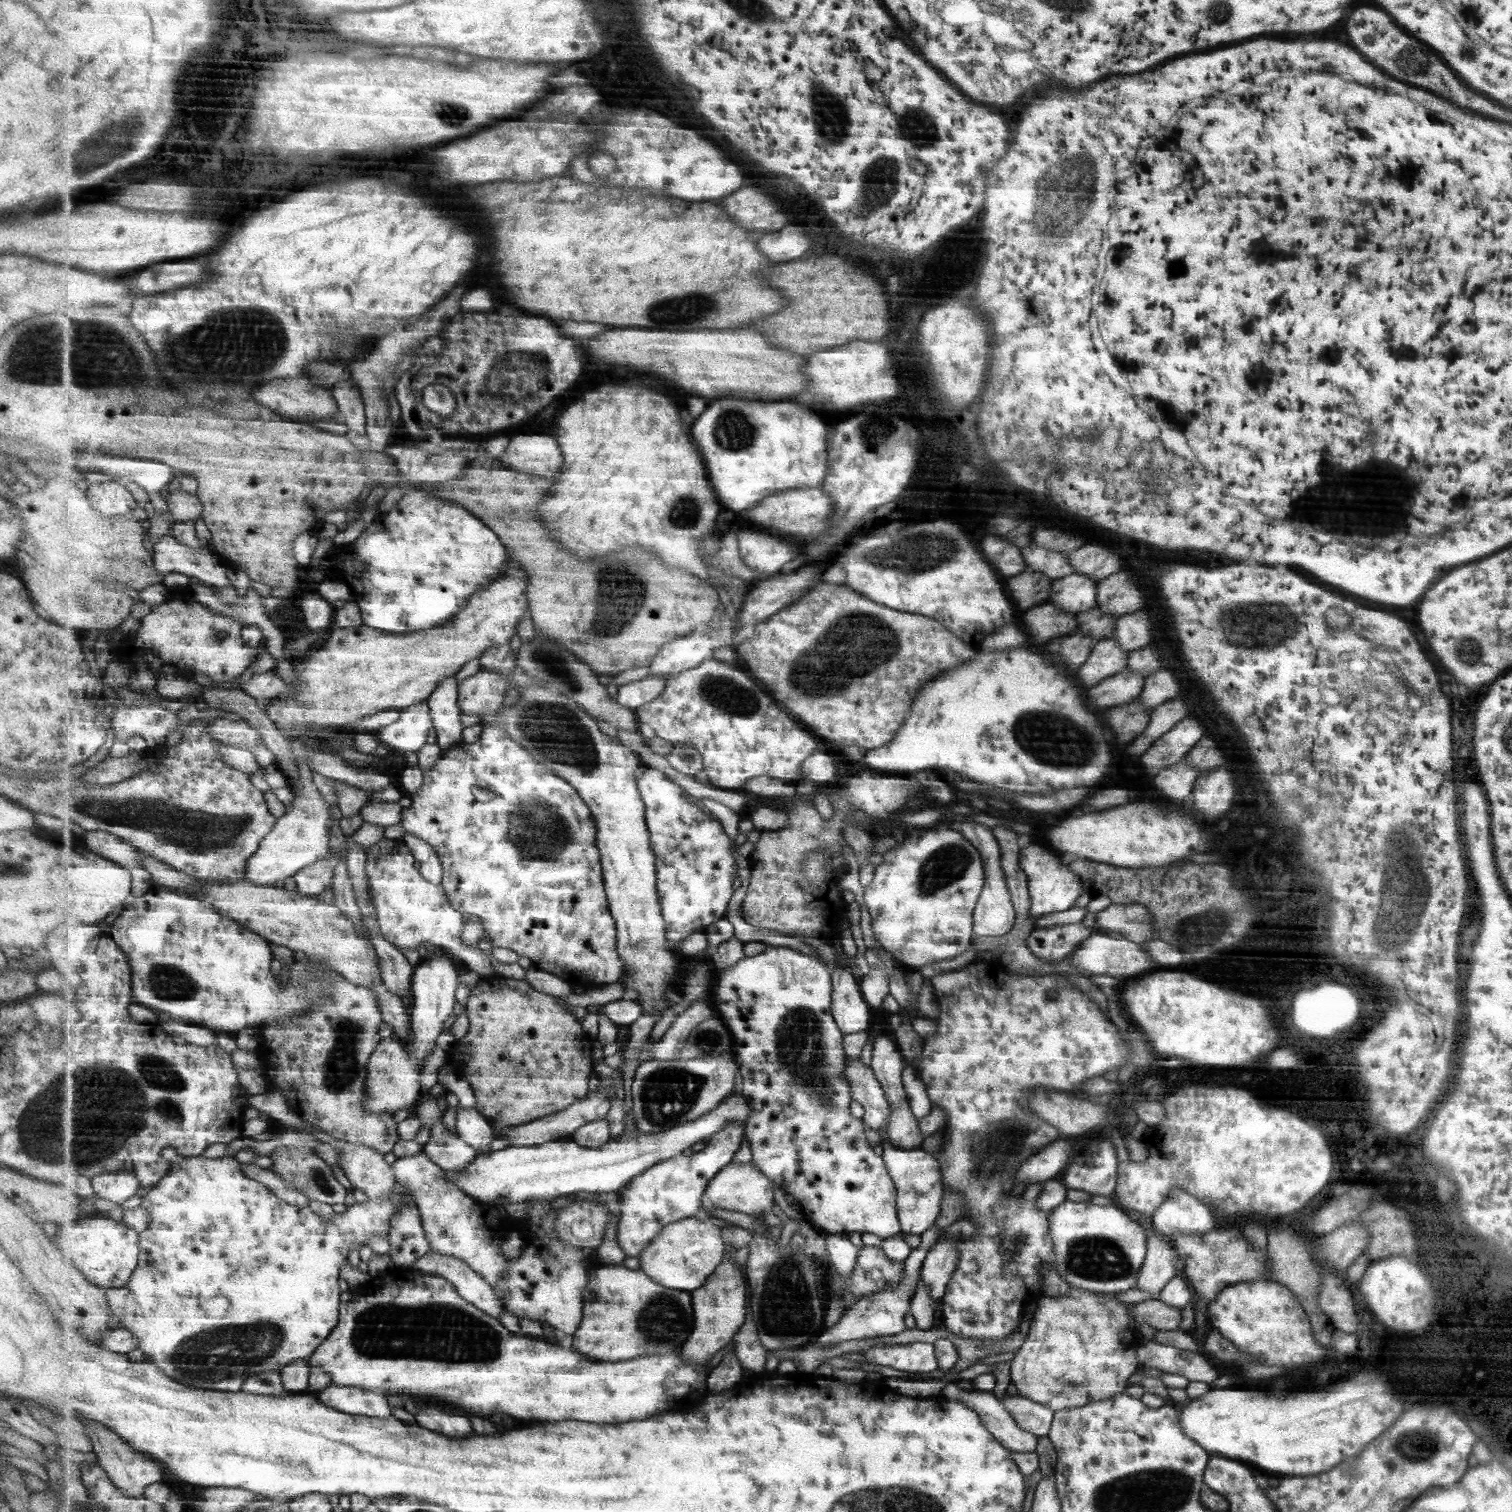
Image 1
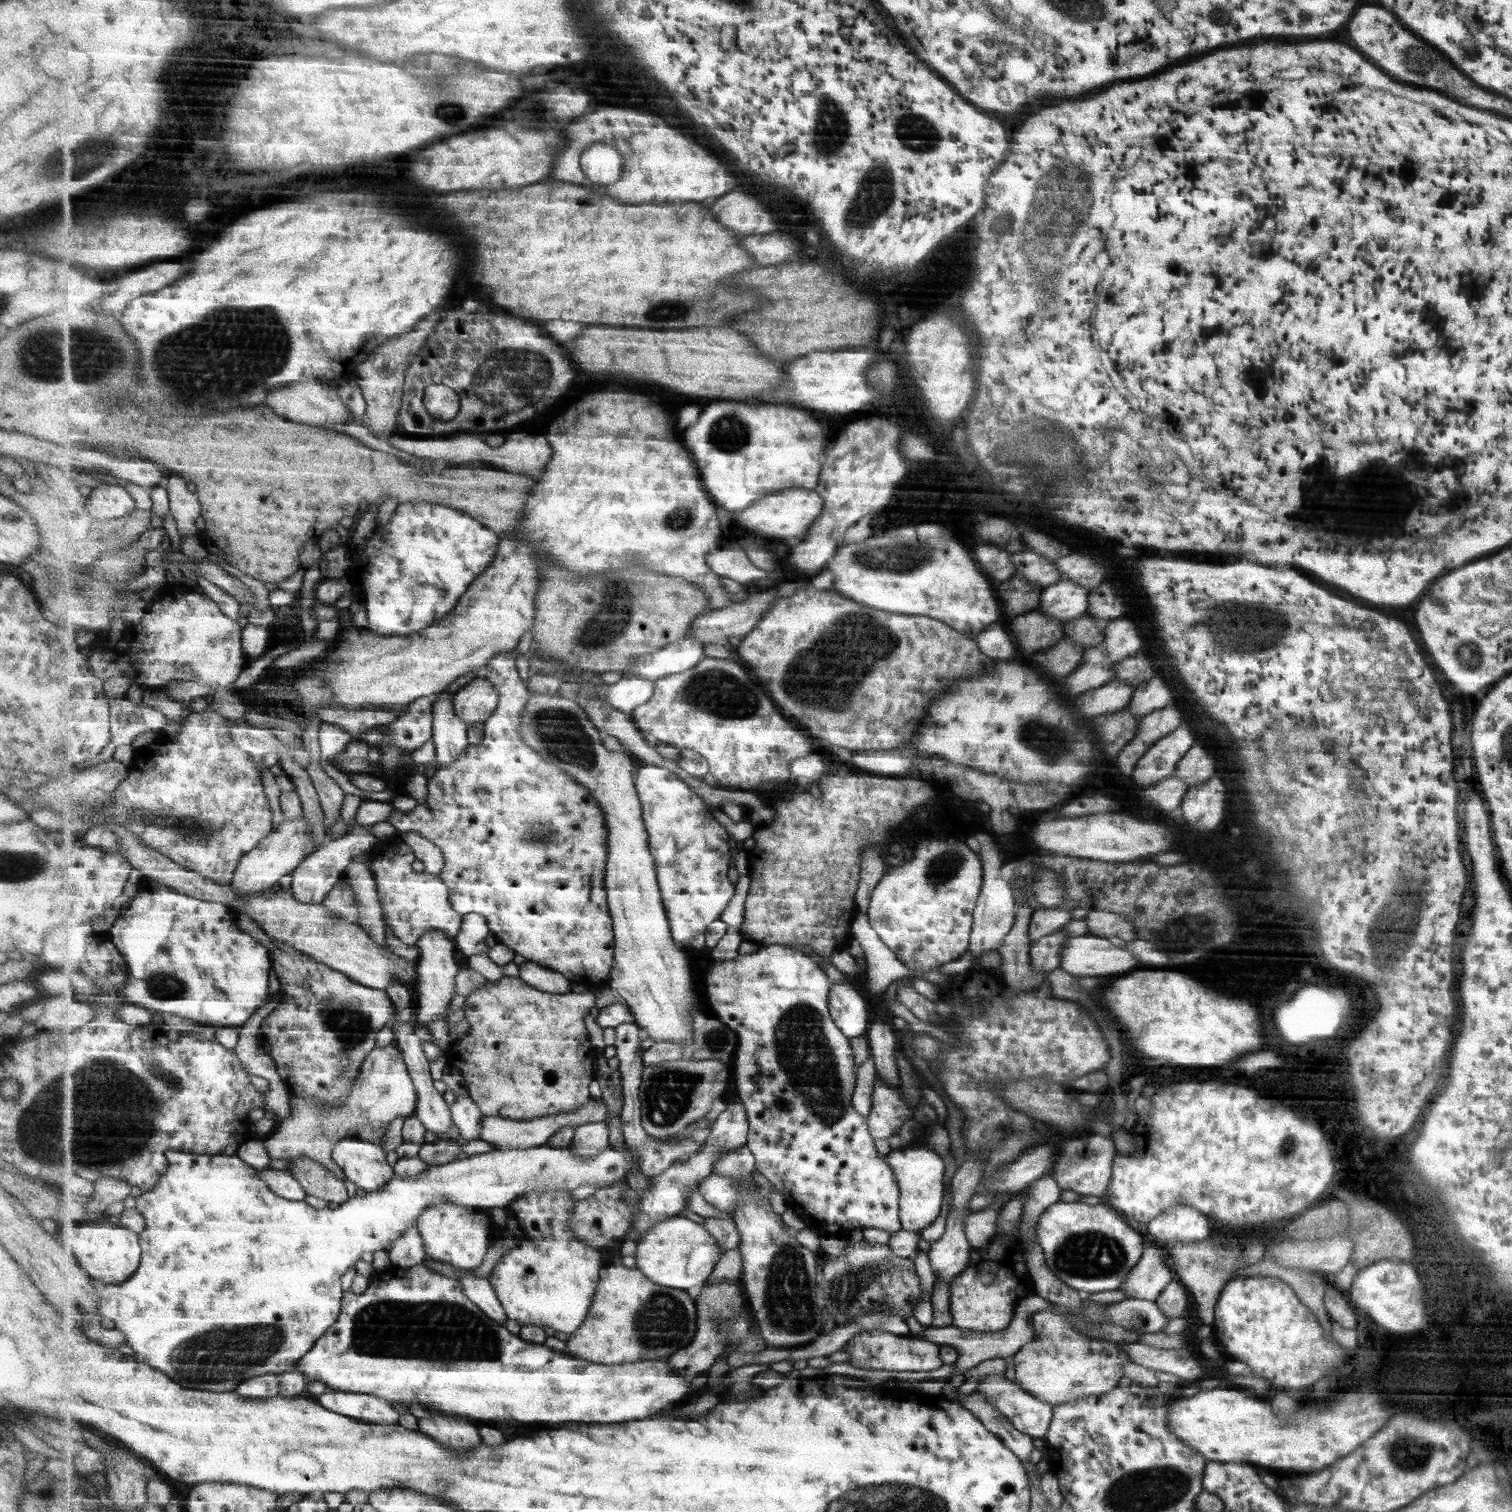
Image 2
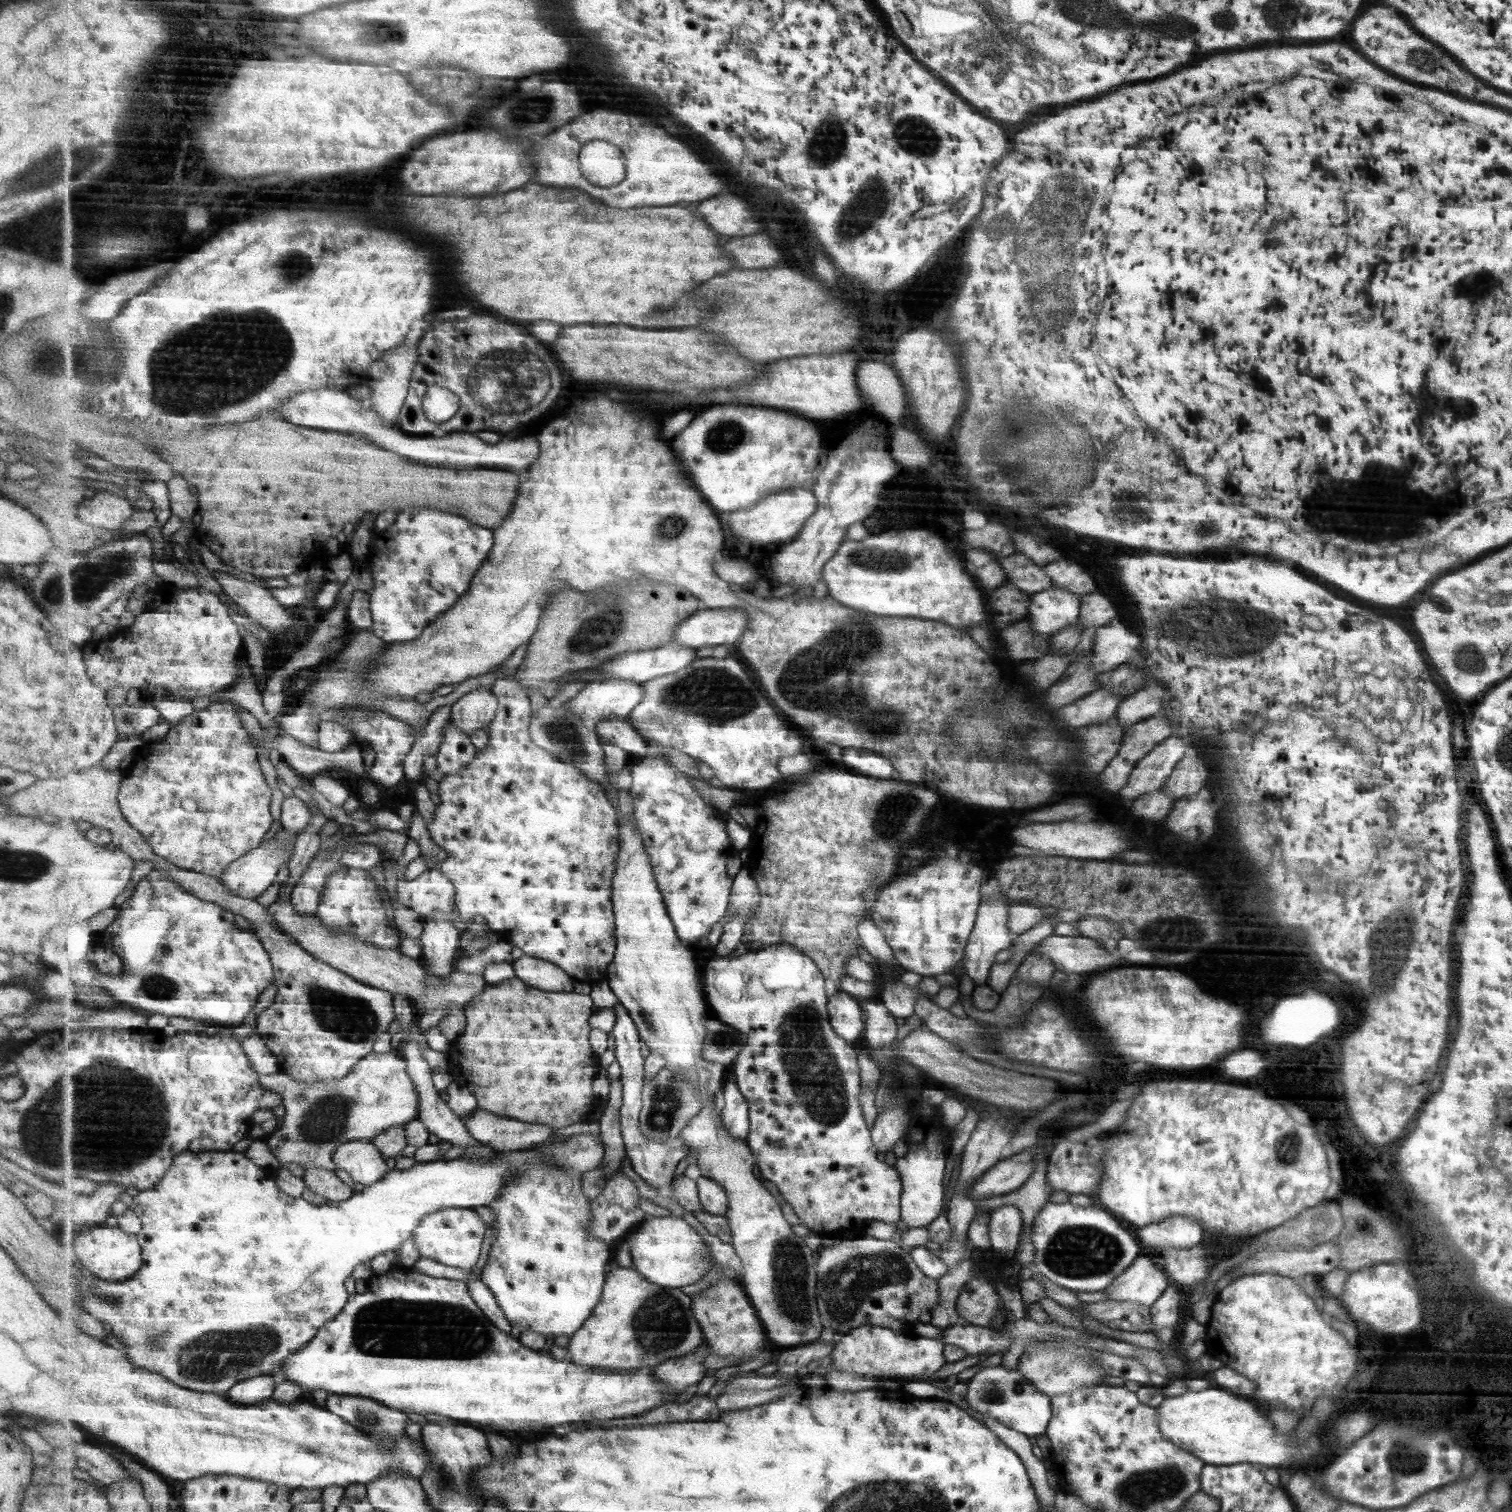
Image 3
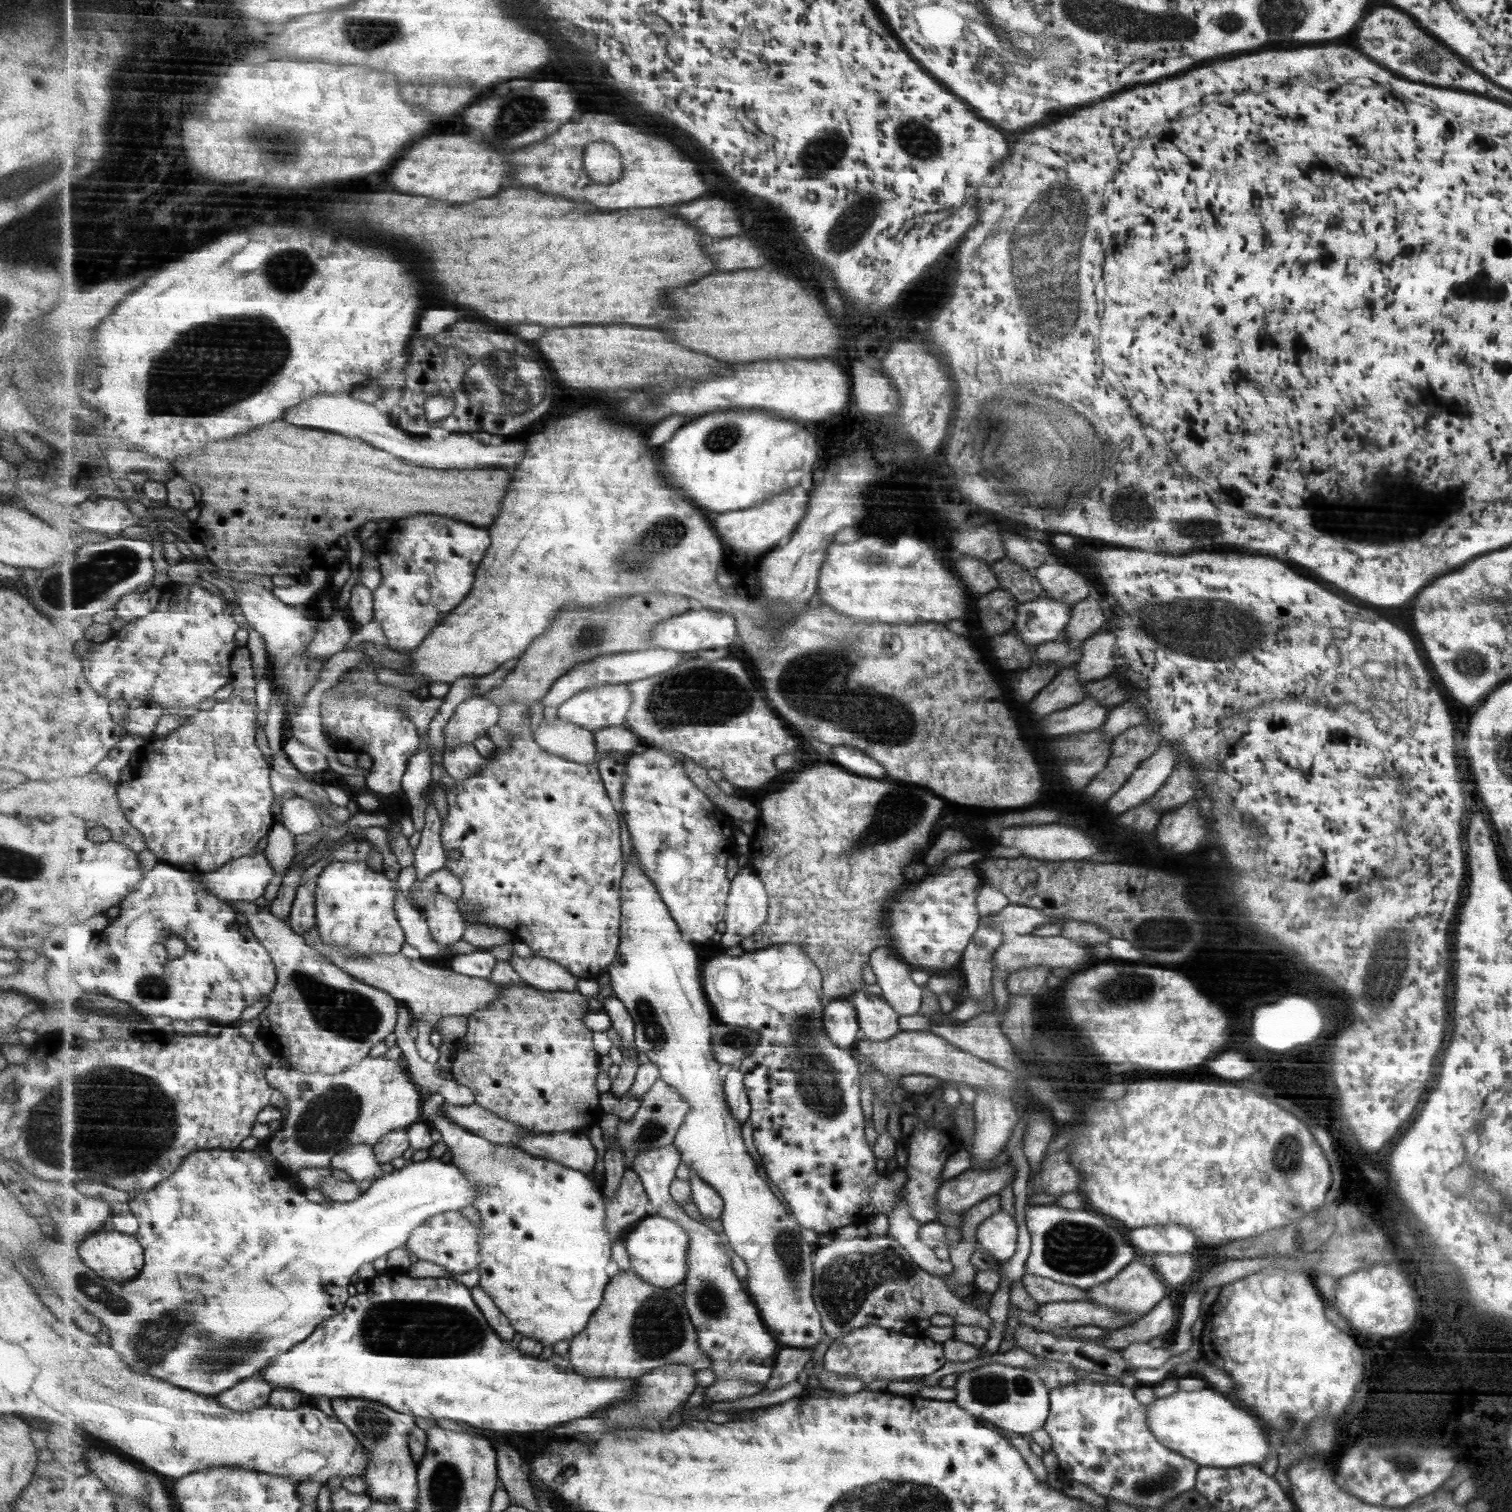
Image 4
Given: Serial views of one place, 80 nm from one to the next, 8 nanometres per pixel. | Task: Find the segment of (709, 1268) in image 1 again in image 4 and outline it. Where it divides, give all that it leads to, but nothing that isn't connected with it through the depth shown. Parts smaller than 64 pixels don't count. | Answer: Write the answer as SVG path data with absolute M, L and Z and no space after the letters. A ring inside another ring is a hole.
M650 1214L627 1232L626 1245L632 1270L645 1282L657 1288L673 1288L686 1281L688 1268L689 1235L681 1224L665 1216Z

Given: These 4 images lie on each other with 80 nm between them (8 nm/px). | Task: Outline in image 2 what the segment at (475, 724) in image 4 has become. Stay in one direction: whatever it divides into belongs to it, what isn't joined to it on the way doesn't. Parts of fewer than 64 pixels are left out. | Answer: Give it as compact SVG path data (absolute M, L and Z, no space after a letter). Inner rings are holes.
M478 675L457 691L453 698L455 715L470 727L479 722L486 723L494 716L499 697L495 685L488 678Z

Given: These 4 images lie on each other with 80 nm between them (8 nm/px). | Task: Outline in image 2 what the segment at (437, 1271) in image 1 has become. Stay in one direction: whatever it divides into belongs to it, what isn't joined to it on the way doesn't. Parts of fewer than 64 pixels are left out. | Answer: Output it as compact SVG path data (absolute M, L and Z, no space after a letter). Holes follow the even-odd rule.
M467 1275L459 1280L463 1283L467 1296L486 1312L487 1317L495 1320L499 1325L505 1326L508 1319L506 1310L490 1279Z

